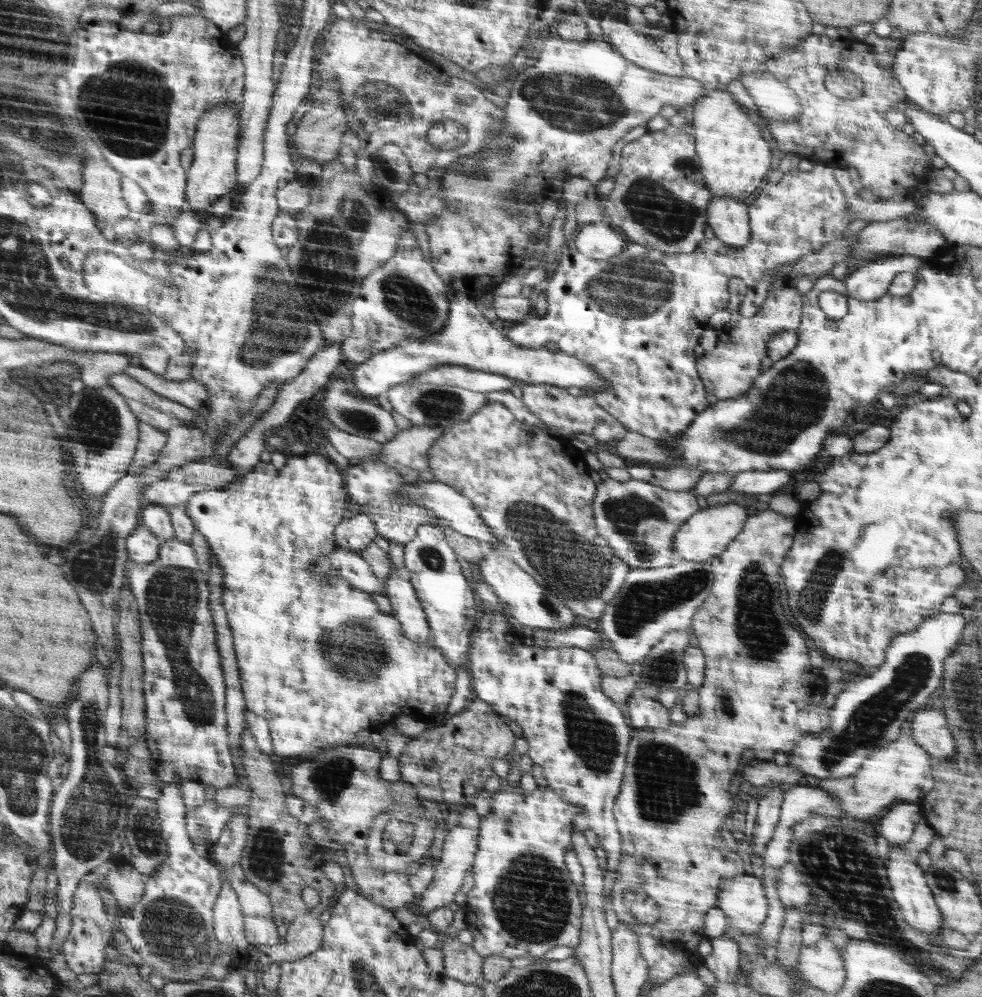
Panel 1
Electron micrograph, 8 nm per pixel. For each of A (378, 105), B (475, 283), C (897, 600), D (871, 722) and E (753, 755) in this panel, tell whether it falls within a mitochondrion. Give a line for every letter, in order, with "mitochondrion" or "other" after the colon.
A: mitochondrion
B: other
C: other
D: mitochondrion
E: other

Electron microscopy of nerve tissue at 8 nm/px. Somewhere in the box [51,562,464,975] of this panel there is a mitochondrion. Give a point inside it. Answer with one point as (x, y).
(89, 816)

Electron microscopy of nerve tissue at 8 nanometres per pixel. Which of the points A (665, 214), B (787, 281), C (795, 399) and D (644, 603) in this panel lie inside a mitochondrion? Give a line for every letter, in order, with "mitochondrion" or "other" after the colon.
A: mitochondrion
B: other
C: mitochondrion
D: mitochondrion

